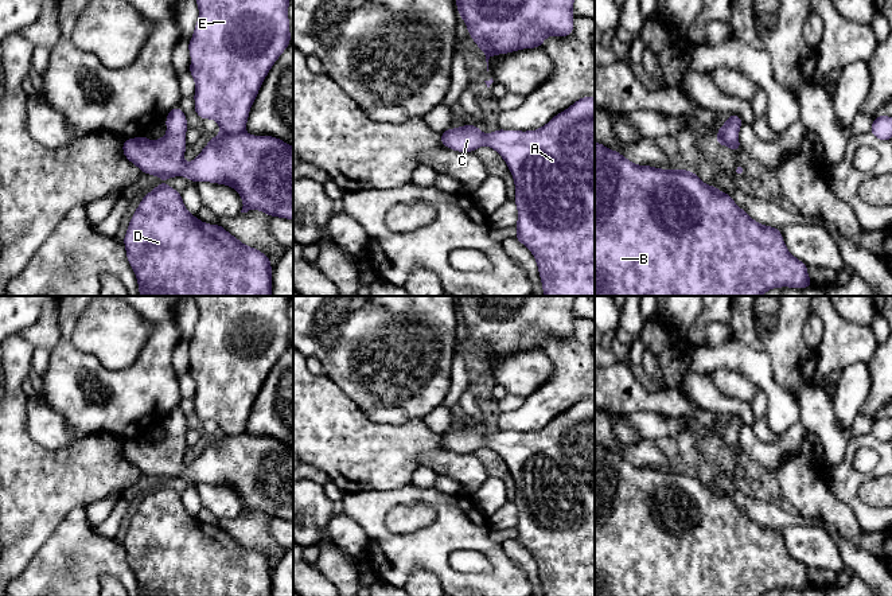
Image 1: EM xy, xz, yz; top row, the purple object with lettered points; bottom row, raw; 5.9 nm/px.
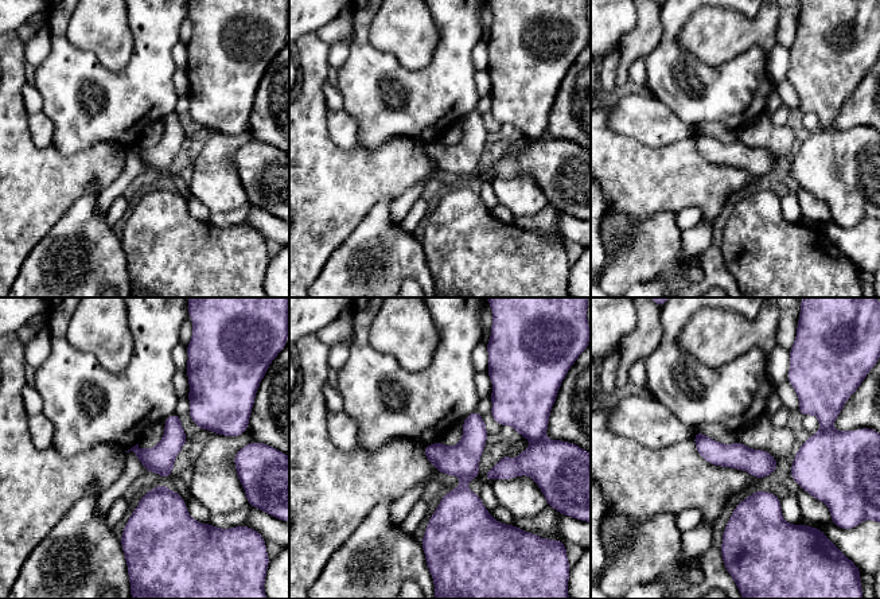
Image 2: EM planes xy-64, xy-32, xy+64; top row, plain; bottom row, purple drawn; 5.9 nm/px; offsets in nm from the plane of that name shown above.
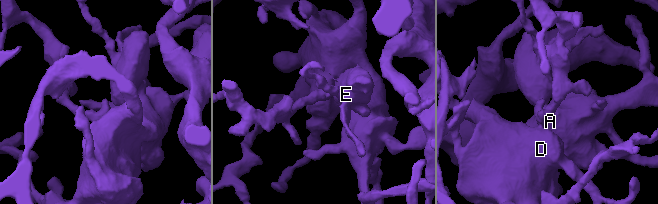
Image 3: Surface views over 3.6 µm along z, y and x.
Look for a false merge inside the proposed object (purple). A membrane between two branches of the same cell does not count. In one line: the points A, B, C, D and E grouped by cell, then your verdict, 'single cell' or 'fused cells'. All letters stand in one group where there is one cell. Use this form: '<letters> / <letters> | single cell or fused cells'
A B C D E | single cell

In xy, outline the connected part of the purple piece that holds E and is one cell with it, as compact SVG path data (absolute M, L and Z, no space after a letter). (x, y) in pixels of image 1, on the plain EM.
M194 296L199 309L199 319L192 339L188 342L191 357L190 375L195 381L195 410L202 420L213 420L221 433L210 439L209 445L188 465L183 463L187 449L186 432L188 429L186 416L179 408L171 410L165 418L167 436L156 443L144 436L136 440L125 440L124 457L140 470L141 474L164 480L186 478L191 483L210 483L233 488L242 499L241 514L261 511L269 518L293 521L293 448L273 437L245 436L250 409L262 387L270 369L291 346L288 307L291 296Z

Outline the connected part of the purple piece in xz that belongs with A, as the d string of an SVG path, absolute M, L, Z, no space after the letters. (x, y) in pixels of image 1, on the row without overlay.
M581 398L537 432L496 431L488 436L478 426L464 426L441 435L441 445L457 453L474 453L482 447L495 451L506 463L515 484L518 523L514 538L534 557L544 596L595 596L595 398Z

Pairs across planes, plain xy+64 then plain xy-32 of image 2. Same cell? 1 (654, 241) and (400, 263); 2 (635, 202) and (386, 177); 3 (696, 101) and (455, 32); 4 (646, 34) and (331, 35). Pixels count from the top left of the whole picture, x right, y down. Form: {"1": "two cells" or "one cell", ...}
{"1": "one cell", "2": "one cell", "3": "one cell", "4": "one cell"}

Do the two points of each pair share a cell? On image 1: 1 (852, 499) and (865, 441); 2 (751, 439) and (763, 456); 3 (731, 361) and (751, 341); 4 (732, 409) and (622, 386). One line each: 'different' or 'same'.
1: same
2: same
3: different
4: different

